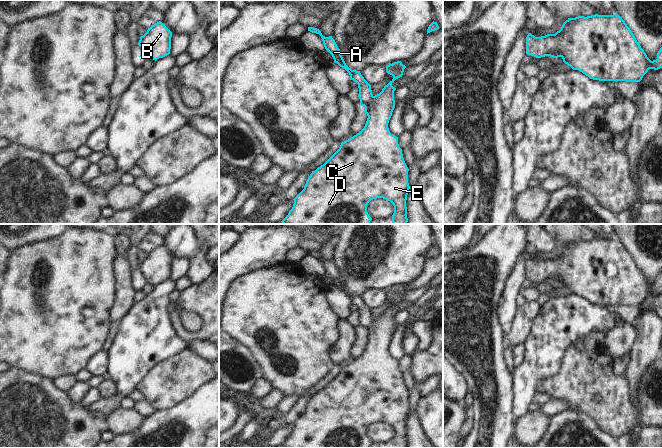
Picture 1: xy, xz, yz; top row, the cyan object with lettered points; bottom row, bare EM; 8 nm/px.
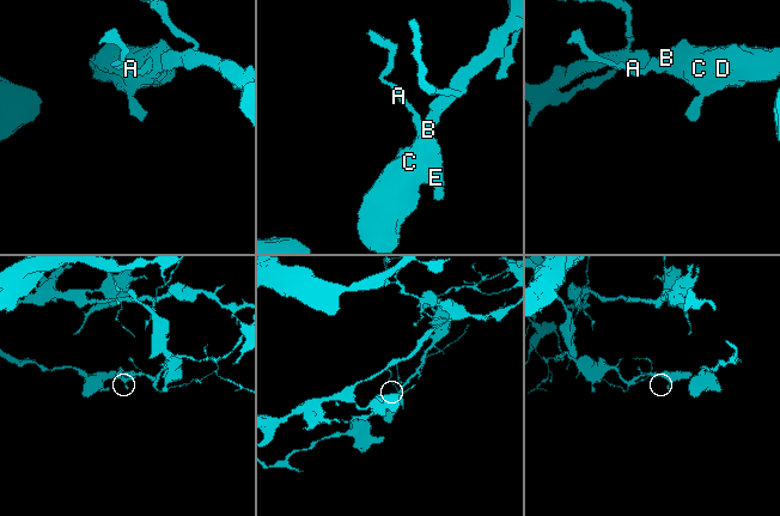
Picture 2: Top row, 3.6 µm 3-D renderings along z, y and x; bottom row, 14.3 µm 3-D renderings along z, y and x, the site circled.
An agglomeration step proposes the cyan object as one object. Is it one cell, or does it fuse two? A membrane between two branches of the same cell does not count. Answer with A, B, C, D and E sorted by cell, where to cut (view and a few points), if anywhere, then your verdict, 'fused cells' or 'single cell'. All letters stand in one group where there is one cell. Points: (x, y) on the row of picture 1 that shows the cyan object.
A B C D E; no cut; single cell

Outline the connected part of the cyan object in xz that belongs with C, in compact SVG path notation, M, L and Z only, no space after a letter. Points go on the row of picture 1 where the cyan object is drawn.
M308 27L308 31L319 34L325 49L332 55L334 63L344 68L350 80L358 84L360 105L365 107L368 116L364 128L341 143L339 149L320 167L312 171L304 189L293 199L294 204L288 215L281 221L283 224L370 224L372 218L367 212L368 203L377 198L390 201L394 206L392 224L406 224L406 200L410 189L408 183L408 167L404 161L398 137L391 134L389 120L395 108L392 83L402 77L405 65L401 61L386 66L386 72L393 79L382 91L373 95L371 85L364 79L360 71L349 68L332 36L325 37L321 31Z

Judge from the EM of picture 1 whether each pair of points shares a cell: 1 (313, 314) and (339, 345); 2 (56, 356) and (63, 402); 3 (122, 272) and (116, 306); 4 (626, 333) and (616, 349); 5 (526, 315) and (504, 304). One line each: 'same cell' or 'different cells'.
1: different cells
2: different cells
3: same cell
4: same cell
5: different cells

